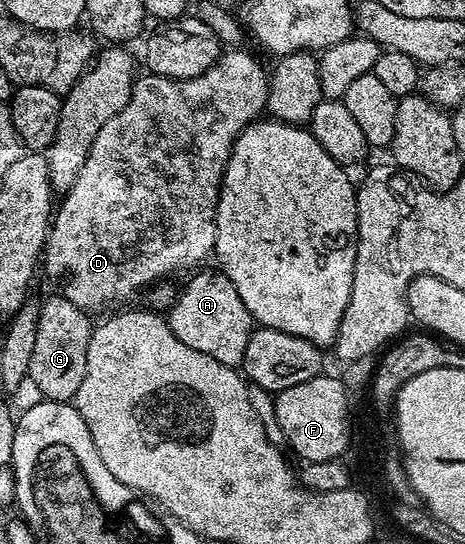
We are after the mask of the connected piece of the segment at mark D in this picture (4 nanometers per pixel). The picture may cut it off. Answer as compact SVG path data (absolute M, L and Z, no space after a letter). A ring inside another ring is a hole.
M234 47L232 50L222 51L221 56L211 65L210 68L204 72L202 76L196 76L190 80L172 80L166 76L155 76L152 74L144 74L145 76L138 75L133 81L133 89L131 90L131 98L127 102L127 106L123 106L123 110L119 110L119 114L115 114L111 118L111 122L107 122L107 126L103 126L103 130L99 130L99 134L95 137L95 143L91 145L91 154L87 154L87 162L83 162L83 170L79 170L79 178L75 178L75 186L71 186L69 192L64 193L63 199L65 200L56 205L55 211L51 217L51 223L49 225L49 234L45 237L45 250L43 253L43 272L49 275L49 280L54 284L56 295L67 298L67 302L75 302L75 306L84 308L86 312L93 314L96 313L95 310L99 308L113 308L109 310L117 310L125 304L128 300L133 300L137 295L144 293L146 290L153 287L154 284L160 284L162 282L168 281L169 276L173 276L176 272L188 273L190 270L196 269L197 264L205 255L210 255L213 252L213 247L215 246L215 230L217 229L217 203L219 202L219 194L221 193L221 179L225 173L225 167L227 166L227 158L231 154L233 149L233 144L239 138L239 134L244 130L248 124L252 124L254 120L258 119L265 112L265 103L269 97L269 78L267 75L267 68L264 68L255 57L249 52L244 52L243 49Z

